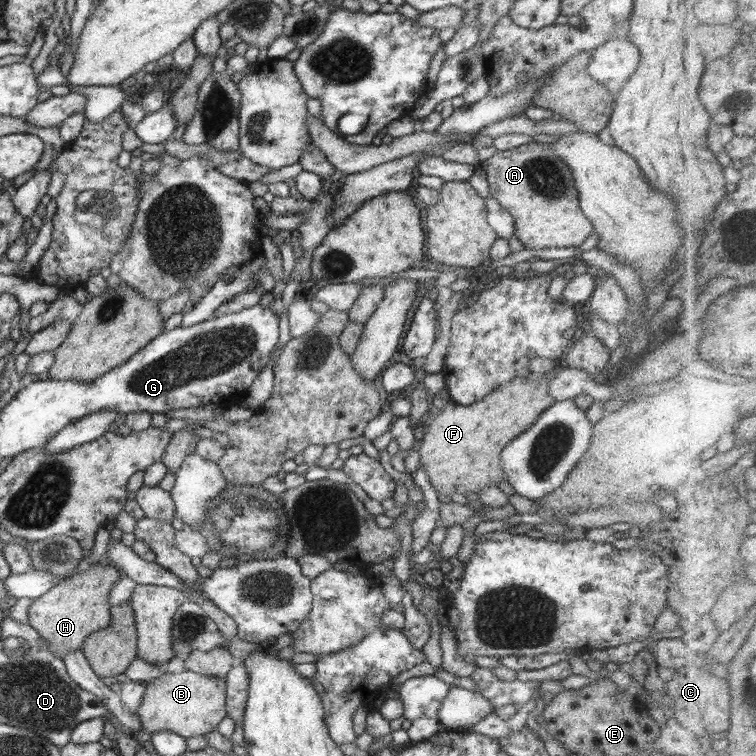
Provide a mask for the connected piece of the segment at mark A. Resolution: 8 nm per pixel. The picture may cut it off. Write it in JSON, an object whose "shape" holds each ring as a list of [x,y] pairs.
{"shape":[[[529,143],[512,149],[497,151],[490,158],[479,162],[478,166],[487,175],[489,196],[498,202],[514,217],[514,234],[529,248],[570,248],[580,246],[594,231],[594,225],[579,207],[575,181],[568,164],[554,154],[552,146],[546,143]]]}

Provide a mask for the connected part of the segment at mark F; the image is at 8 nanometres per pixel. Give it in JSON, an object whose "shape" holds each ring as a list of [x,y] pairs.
{"shape":[[[558,369],[548,373],[535,373],[530,371],[526,377],[516,377],[494,389],[486,397],[476,401],[474,404],[462,406],[452,400],[440,411],[433,411],[428,420],[424,423],[419,437],[422,441],[418,453],[420,453],[420,466],[429,476],[429,481],[437,492],[448,497],[454,492],[465,494],[466,491],[479,492],[490,486],[498,486],[505,478],[502,468],[500,454],[507,444],[526,432],[538,416],[554,404],[554,397],[548,392],[553,373]]]}

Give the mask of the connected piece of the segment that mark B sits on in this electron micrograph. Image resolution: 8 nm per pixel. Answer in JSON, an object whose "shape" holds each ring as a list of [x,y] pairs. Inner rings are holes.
{"shape":[[[185,670],[182,673],[167,673],[146,684],[143,700],[137,716],[144,731],[152,734],[170,730],[184,738],[200,736],[213,731],[227,716],[226,681],[222,677],[198,674]]]}

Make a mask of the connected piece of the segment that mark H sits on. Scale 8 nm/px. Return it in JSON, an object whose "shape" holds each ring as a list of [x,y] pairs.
{"shape":[[[103,556],[100,563],[91,565],[87,570],[74,573],[69,578],[56,584],[49,592],[36,598],[29,606],[28,624],[42,635],[49,643],[48,649],[61,658],[68,652],[81,648],[82,643],[90,634],[108,627],[110,624],[110,592],[121,580],[119,568],[105,566]]]}

